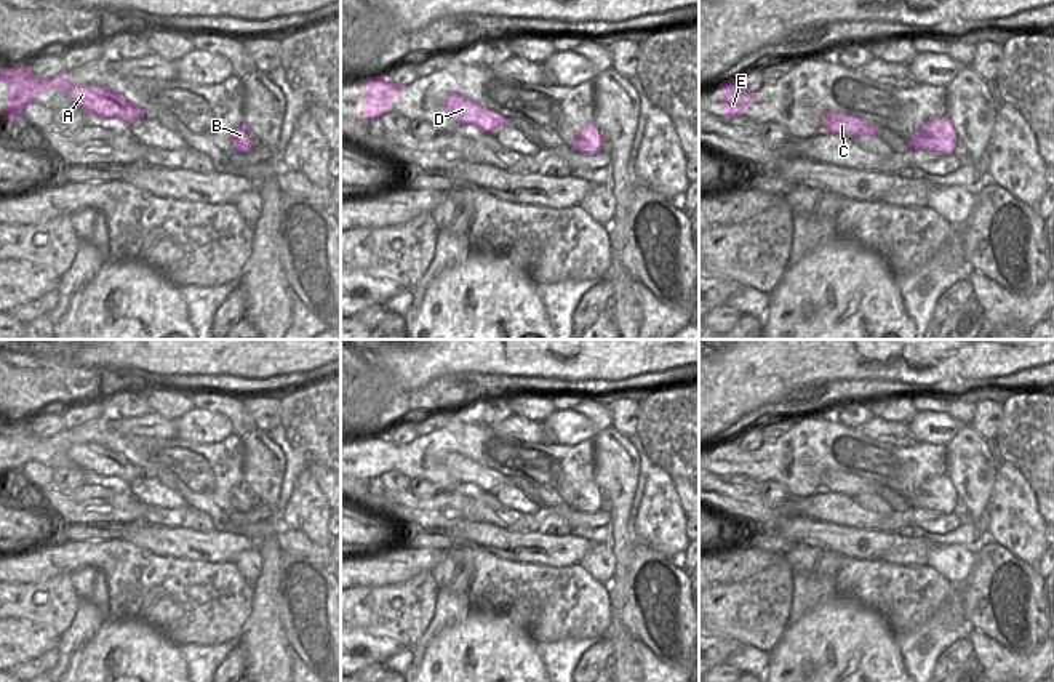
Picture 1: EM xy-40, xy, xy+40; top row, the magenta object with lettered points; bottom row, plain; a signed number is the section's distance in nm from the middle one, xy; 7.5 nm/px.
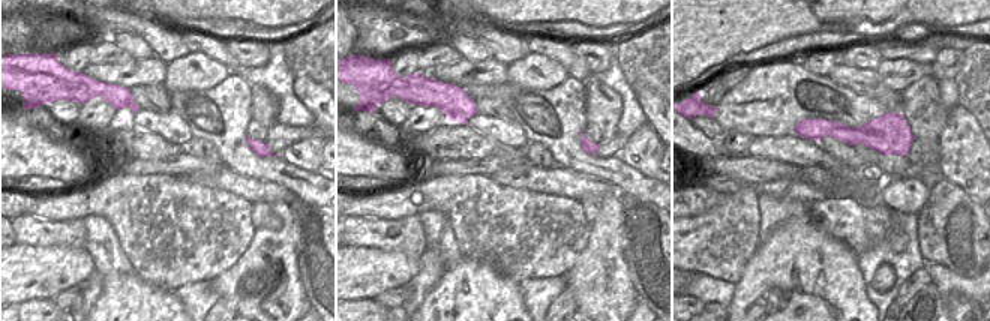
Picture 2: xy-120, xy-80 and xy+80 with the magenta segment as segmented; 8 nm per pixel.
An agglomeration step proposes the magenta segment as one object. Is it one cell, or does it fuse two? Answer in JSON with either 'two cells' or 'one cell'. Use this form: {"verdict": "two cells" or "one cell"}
{"verdict": "one cell"}

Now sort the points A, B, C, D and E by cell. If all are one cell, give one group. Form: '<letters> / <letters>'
A B C D E

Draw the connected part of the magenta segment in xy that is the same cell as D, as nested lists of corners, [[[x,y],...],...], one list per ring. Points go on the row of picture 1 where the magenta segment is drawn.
[[[449,93],[445,99],[445,109],[451,118],[461,125],[470,125],[483,133],[491,133],[501,126],[510,125],[510,118],[493,112],[461,94]]]

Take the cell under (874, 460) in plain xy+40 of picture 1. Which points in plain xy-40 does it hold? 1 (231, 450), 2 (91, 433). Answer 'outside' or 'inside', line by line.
1: inside
2: inside

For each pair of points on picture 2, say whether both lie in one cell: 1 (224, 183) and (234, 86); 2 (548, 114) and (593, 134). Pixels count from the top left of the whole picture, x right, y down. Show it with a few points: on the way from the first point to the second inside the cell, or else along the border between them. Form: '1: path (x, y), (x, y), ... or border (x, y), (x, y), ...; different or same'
1: border (224, 167), (258, 180); different
2: border (587, 122), (582, 129); different

